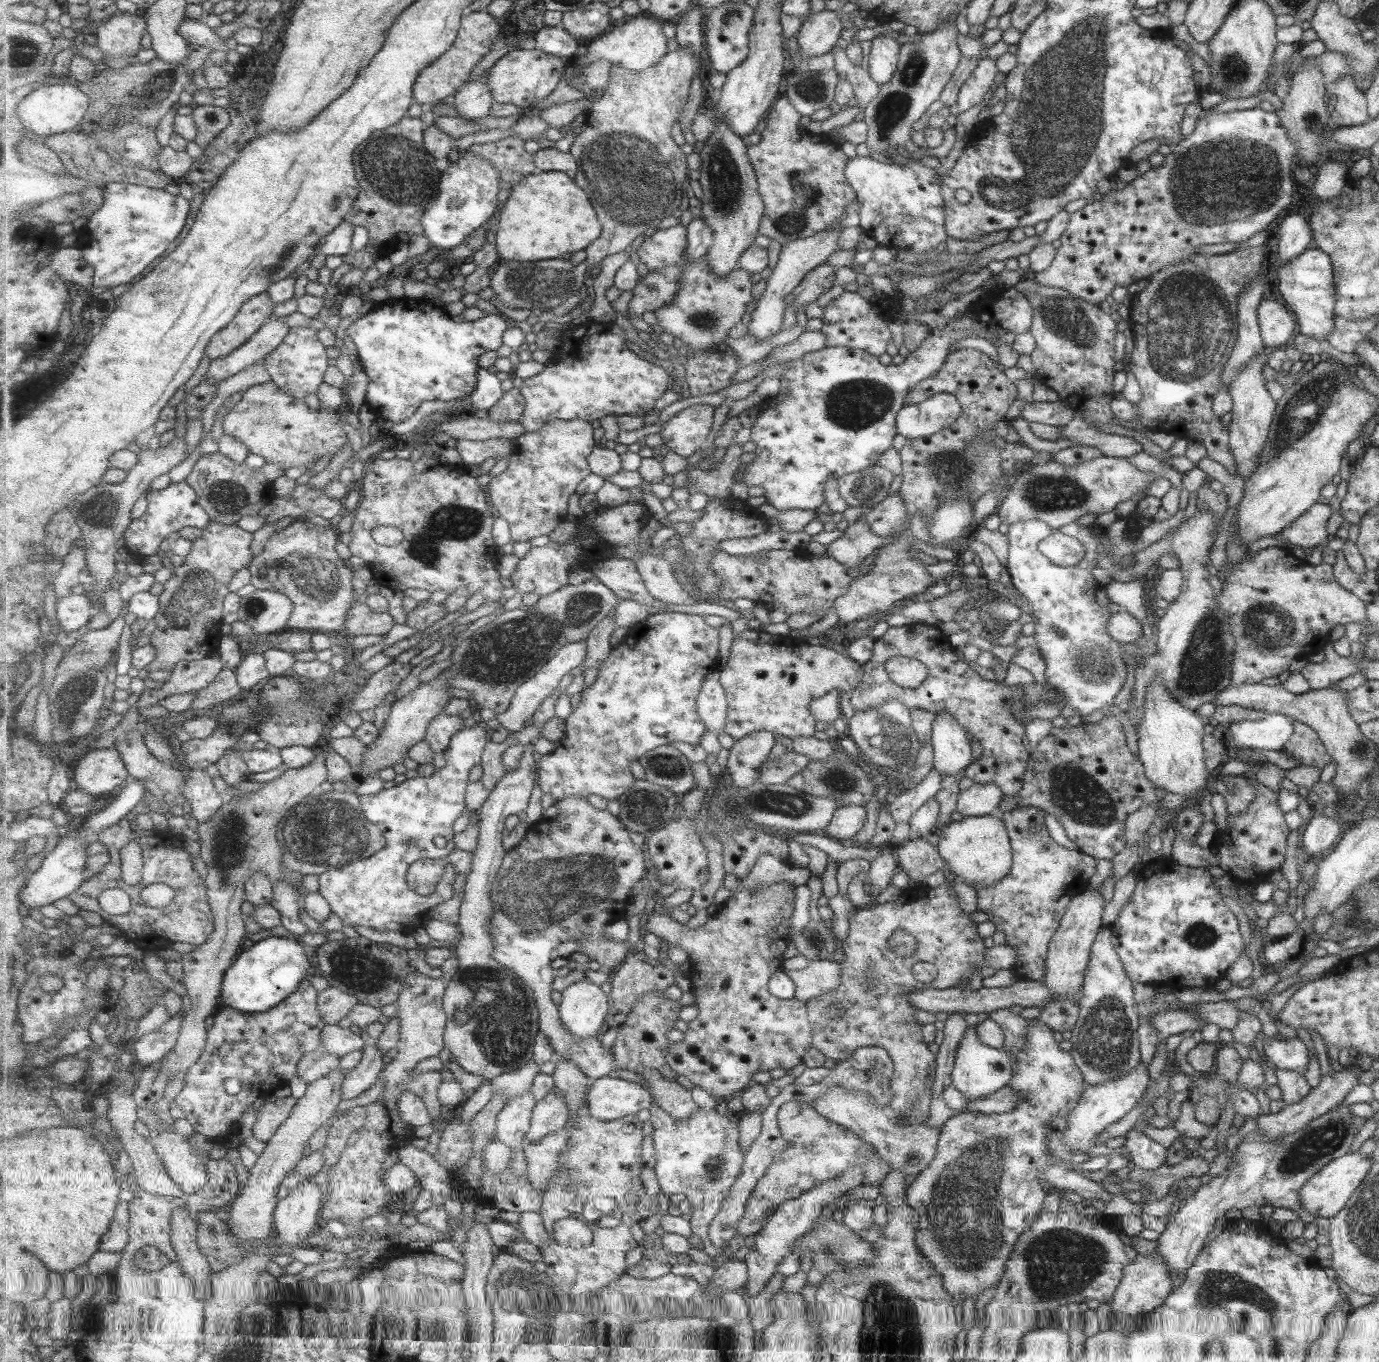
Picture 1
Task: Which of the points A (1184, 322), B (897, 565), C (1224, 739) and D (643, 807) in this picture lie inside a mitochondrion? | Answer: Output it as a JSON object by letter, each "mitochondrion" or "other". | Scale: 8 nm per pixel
{"A":"mitochondrion","B":"mitochondrion","C":"other","D":"mitochondrion"}

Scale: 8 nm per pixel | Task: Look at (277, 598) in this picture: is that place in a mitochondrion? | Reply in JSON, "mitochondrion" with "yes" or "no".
{"mitochondrion":"yes"}

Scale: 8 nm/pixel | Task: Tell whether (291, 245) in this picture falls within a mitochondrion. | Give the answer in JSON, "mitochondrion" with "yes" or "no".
{"mitochondrion":"yes"}

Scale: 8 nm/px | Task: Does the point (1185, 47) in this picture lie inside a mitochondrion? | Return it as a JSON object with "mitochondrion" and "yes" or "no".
{"mitochondrion":"no"}

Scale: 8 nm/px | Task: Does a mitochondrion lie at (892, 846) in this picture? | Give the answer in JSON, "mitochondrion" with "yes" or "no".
{"mitochondrion":"no"}

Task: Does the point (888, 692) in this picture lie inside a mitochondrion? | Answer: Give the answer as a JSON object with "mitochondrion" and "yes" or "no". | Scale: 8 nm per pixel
{"mitochondrion":"yes"}

